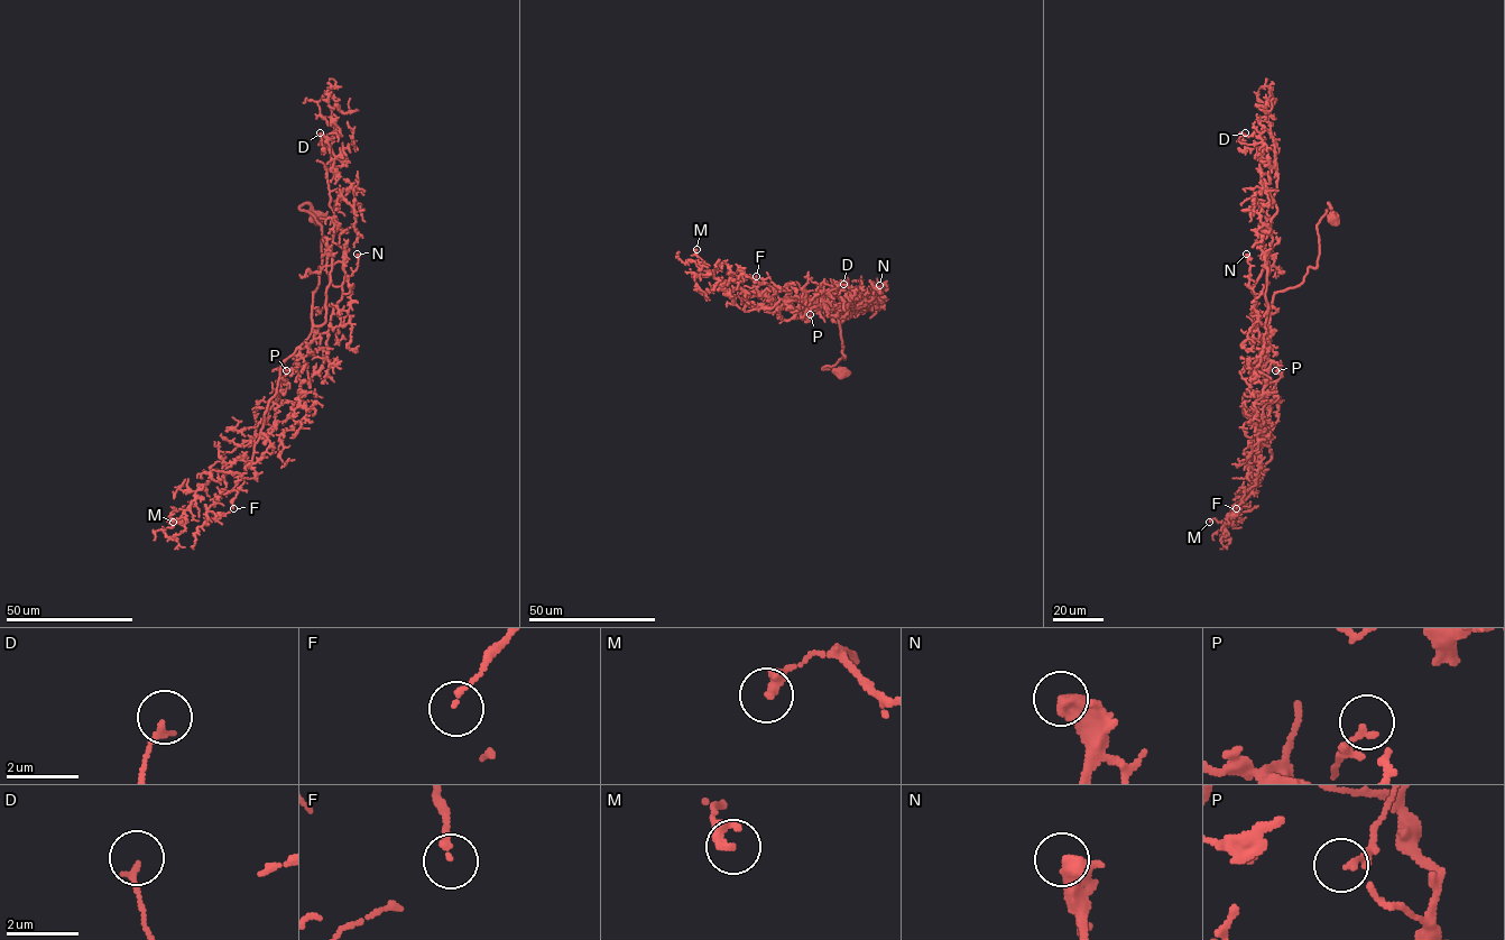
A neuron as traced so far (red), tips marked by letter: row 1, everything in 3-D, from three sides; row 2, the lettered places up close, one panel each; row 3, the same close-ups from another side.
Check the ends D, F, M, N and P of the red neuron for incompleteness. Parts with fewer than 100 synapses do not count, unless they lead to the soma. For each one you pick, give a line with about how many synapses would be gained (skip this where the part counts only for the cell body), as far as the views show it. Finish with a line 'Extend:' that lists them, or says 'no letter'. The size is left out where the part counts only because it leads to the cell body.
Extend: no letter

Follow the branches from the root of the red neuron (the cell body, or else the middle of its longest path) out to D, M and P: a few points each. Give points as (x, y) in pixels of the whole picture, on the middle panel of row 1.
D: (840, 371), (822, 367), (846, 357), (834, 310), (850, 291), (860, 310), (850, 318), (865, 309), (843, 284)
M: (840, 371), (822, 367), (846, 357), (836, 307), (805, 304), (790, 282), (771, 309), (745, 311), (696, 249)
P: (840, 371), (822, 367), (846, 357), (836, 307), (805, 304), (788, 283), (784, 300), (799, 298), (810, 314)

